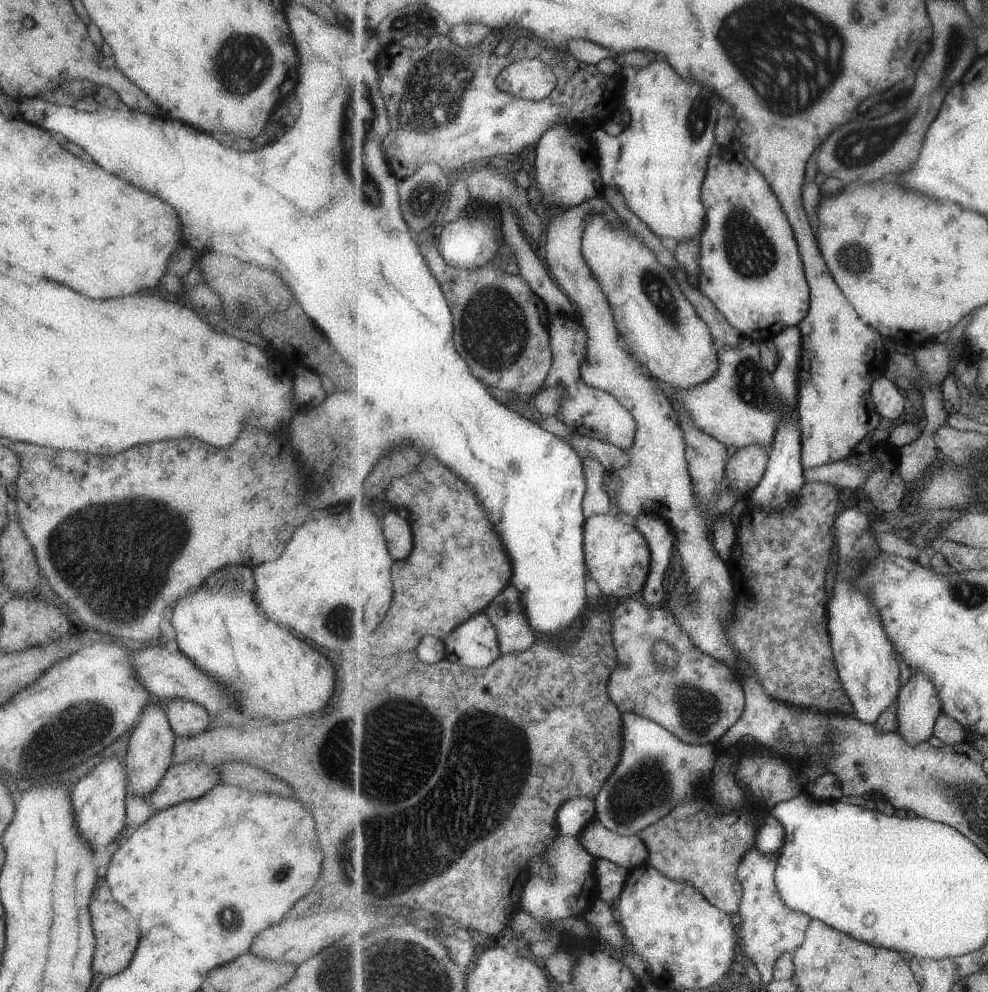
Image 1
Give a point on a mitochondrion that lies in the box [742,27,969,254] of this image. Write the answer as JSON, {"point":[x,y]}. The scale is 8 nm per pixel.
{"point":[860,145]}

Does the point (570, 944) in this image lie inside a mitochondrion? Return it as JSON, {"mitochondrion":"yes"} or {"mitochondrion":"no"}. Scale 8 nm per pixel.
{"mitochondrion":"no"}

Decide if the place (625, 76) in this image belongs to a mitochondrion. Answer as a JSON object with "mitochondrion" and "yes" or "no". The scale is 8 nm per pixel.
{"mitochondrion":"no"}

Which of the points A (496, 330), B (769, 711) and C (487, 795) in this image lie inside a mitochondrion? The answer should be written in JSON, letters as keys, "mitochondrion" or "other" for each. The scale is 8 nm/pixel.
{"A":"mitochondrion","B":"other","C":"mitochondrion"}

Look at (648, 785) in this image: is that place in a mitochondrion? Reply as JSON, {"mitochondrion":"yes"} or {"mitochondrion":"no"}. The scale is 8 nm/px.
{"mitochondrion":"yes"}

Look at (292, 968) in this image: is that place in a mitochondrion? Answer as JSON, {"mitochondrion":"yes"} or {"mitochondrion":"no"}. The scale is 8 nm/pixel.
{"mitochondrion":"no"}

